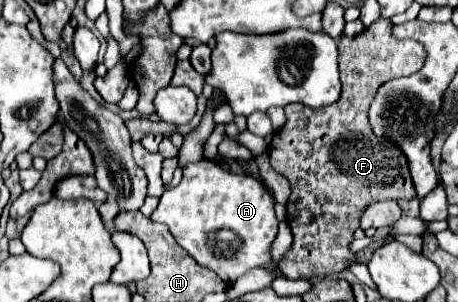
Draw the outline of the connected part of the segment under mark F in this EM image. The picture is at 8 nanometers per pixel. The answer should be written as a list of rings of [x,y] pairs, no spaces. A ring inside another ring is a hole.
[[[378,18],[376,22],[372,22],[372,24],[370,24],[366,30],[362,30],[360,34],[356,34],[356,36],[352,36],[352,38],[342,36],[342,38],[340,38],[340,44],[338,44],[338,52],[340,52],[340,54],[338,54],[338,70],[340,70],[340,82],[342,82],[342,94],[340,94],[338,102],[334,102],[334,104],[330,104],[330,106],[324,106],[322,110],[314,110],[314,108],[310,108],[310,106],[306,108],[304,104],[288,104],[288,106],[284,108],[284,110],[286,110],[286,116],[288,116],[288,122],[286,122],[286,126],[284,126],[280,132],[274,134],[274,138],[272,138],[272,142],[270,142],[270,144],[272,144],[272,146],[270,146],[272,168],[274,168],[276,172],[280,172],[282,176],[286,176],[288,182],[290,182],[290,186],[292,186],[292,194],[290,194],[290,200],[288,200],[286,206],[288,206],[288,226],[290,226],[290,230],[292,230],[294,242],[292,242],[290,254],[286,254],[286,256],[280,260],[280,270],[282,270],[282,274],[284,274],[286,278],[290,278],[290,280],[312,278],[312,276],[328,276],[328,274],[334,274],[334,272],[342,272],[342,270],[346,268],[346,262],[348,262],[348,260],[354,260],[354,256],[352,256],[350,250],[348,250],[348,242],[352,240],[352,232],[358,228],[358,216],[360,216],[362,208],[368,206],[370,202],[388,200],[388,198],[392,198],[392,200],[398,200],[398,198],[412,200],[412,198],[416,198],[416,190],[414,190],[412,178],[410,178],[410,174],[408,174],[408,164],[406,164],[404,154],[402,154],[396,146],[392,146],[390,142],[386,142],[386,140],[382,140],[382,138],[376,138],[376,136],[372,134],[370,124],[368,124],[368,106],[370,106],[370,102],[374,100],[374,94],[376,94],[376,88],[378,88],[378,86],[382,86],[386,80],[398,78],[398,76],[410,76],[412,72],[416,72],[416,70],[424,64],[426,52],[424,52],[422,44],[418,44],[418,42],[414,42],[414,40],[396,40],[396,38],[392,36],[392,24],[390,24],[390,20]],[[298,144],[312,144],[312,152],[308,152],[308,156],[306,156],[306,152],[304,152],[304,154],[296,152],[292,146],[298,146]]]

